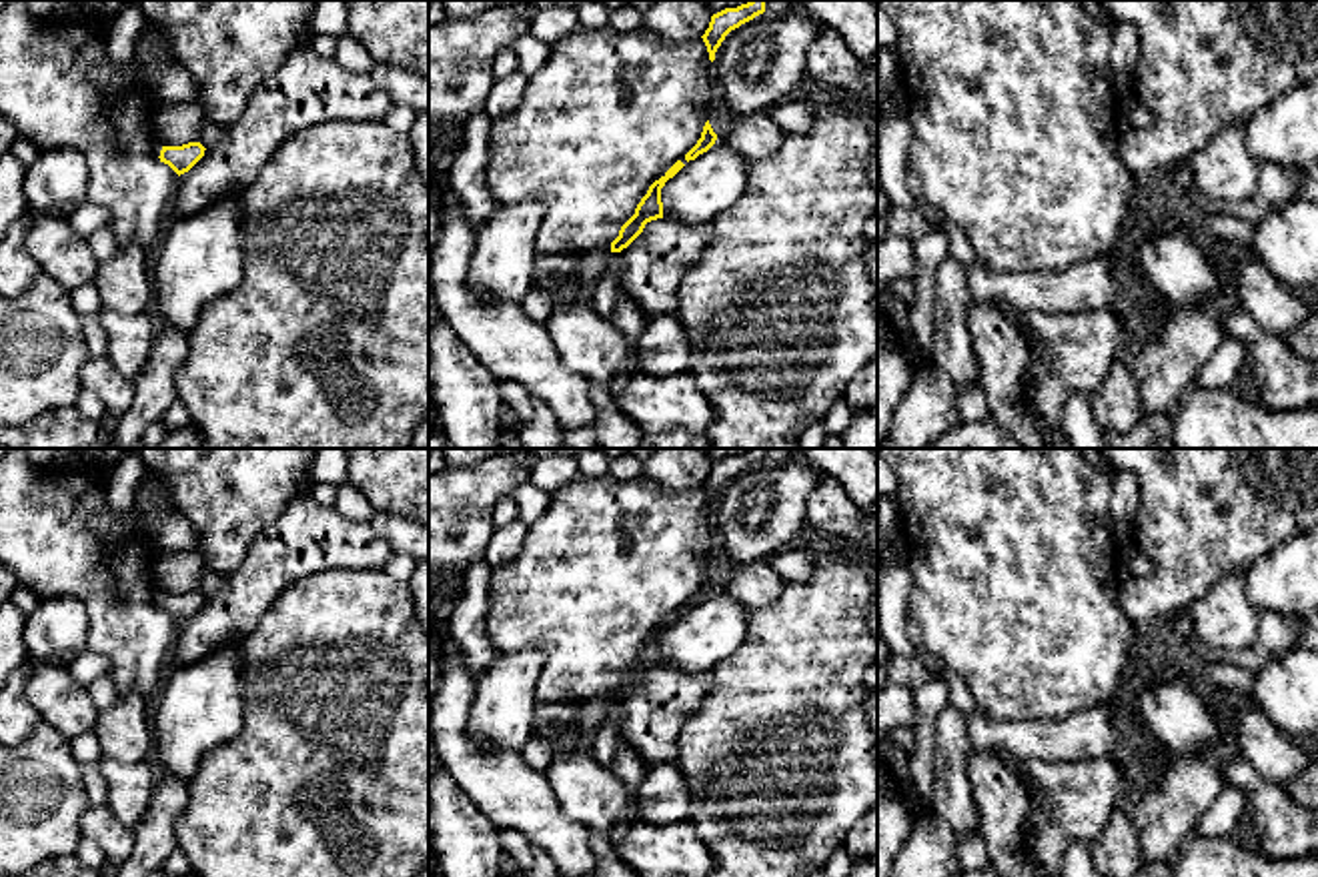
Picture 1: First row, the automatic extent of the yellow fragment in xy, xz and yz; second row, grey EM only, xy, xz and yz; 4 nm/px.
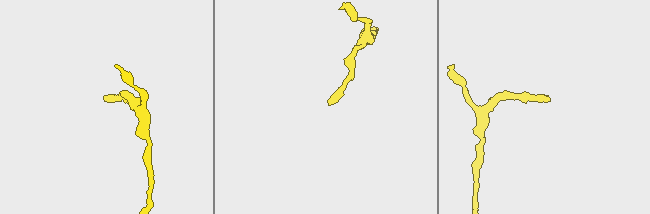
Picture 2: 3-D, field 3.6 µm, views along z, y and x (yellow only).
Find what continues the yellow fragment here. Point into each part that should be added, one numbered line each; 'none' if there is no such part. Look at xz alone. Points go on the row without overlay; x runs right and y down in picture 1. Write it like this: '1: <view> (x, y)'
1: xz (589, 715)

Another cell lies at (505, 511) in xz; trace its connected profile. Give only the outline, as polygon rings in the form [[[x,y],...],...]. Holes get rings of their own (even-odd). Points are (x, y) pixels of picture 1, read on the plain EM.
[[[503,497],[493,509],[493,529],[503,529],[519,519],[513,497]]]

